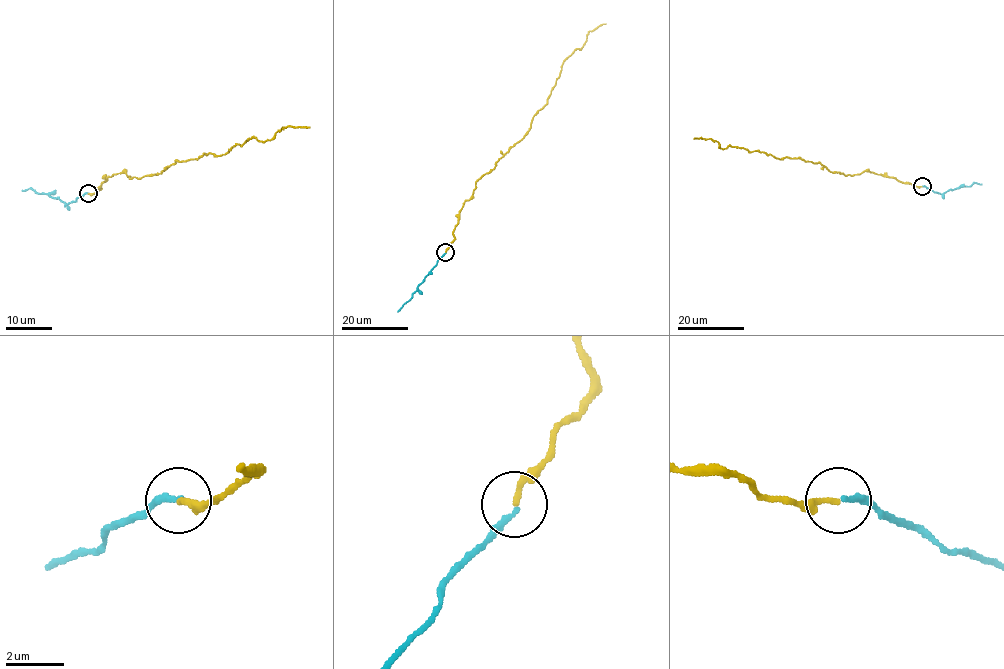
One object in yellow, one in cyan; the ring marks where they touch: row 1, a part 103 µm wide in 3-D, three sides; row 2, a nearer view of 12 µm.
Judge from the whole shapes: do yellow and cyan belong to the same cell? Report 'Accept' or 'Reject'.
Accept

